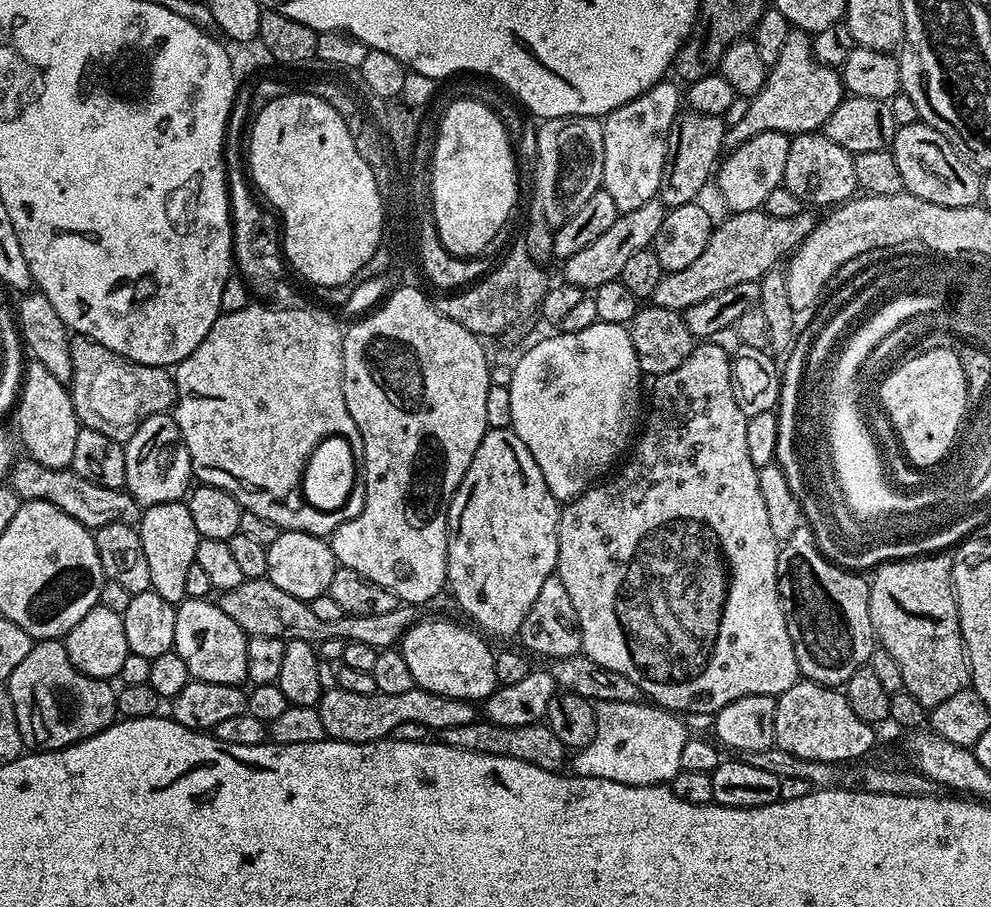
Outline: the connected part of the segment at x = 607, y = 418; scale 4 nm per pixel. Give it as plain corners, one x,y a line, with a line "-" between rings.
597,322
586,326
586,330
559,331
556,336
539,342
523,354
525,356
520,361
511,365
513,381
508,385
511,429
522,438
522,442
526,442
526,450
534,454
534,462
538,462
538,470
542,470
542,478
546,478
546,486
550,486
550,494
554,494
556,501
575,500
597,483
605,475
603,472
616,459
619,461
633,443
642,416
642,373
638,354
634,354
634,342
630,342
625,325

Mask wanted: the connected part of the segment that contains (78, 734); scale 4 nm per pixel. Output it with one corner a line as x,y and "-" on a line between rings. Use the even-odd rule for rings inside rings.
59,639
42,640
33,643
30,654
20,663
18,670
10,674
6,687
14,714
18,718
18,730
25,745
32,750
55,750
69,748
71,744
78,744
82,740
89,740
99,732
104,732
117,719
116,694
117,689
107,680
96,680
92,676
79,672
70,662
70,654

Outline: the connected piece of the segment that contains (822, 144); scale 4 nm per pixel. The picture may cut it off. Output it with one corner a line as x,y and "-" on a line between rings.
801,132
793,135
789,142
782,184
790,190
790,194
798,194
798,198
803,200
805,205
839,206
853,199
858,192
853,153
838,146
838,142
830,142
830,138
820,132

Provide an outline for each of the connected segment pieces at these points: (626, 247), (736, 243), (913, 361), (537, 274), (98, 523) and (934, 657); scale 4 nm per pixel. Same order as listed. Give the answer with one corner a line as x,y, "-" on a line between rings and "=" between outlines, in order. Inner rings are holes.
659,199
646,202
646,206
638,206
638,210
623,213
595,242
590,242
586,250
578,250
569,260
563,261
563,279
570,284
576,284
585,290
594,290
602,286
602,282
620,279
622,265
635,254
636,251
649,247
652,239
658,234
658,226
662,226
662,218
666,209
=
763,210
733,212
713,227
706,250
690,266
664,275
658,282
658,290
650,297
651,303
663,308
683,310
694,306
694,302
706,302
730,286
742,282
759,281
771,268
777,267
789,254
800,247
800,243
813,232
818,223
815,211
805,210
794,214
794,218
774,218
-
784,256
784,257
783,257
-
780,259
782,259
780,261
=
933,346
928,350
901,359
878,384
884,416
894,429
903,455
910,454
920,464
932,463
948,447
964,407
964,396
970,390
959,351
=
527,247
512,248
497,268
489,267
479,280
463,290
441,295
444,297
437,299
435,306
446,318
458,322
458,326
466,326
466,330
476,336
496,338
499,332
514,327
519,320
526,319
531,312
533,315
539,309
550,287
550,279
544,271
528,253
=
31,458
17,459
12,465
10,486
21,501
45,500
50,506
58,506
62,514
70,514
82,527
95,530
110,524
139,525
142,506
124,488
98,486
86,478
82,478
71,467
51,468
42,466
42,462
=
924,554
919,558
890,560
887,563
880,564
871,575
873,576
870,576
868,585
870,622
876,631
879,647
885,648
894,657
894,662
898,662
898,666
902,670
904,691
914,694
914,698
918,698
918,702
922,702
922,706
930,710
934,706
938,706
938,702
946,702
946,698
951,698
954,694
958,694
958,690
969,687
968,654
964,651
964,639
960,629
958,606
956,605
956,591
952,588
952,556
948,554

